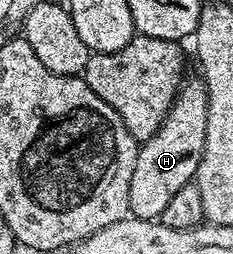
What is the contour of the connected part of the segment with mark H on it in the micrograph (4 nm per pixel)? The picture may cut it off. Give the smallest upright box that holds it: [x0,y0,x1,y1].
[128,79,208,221]

